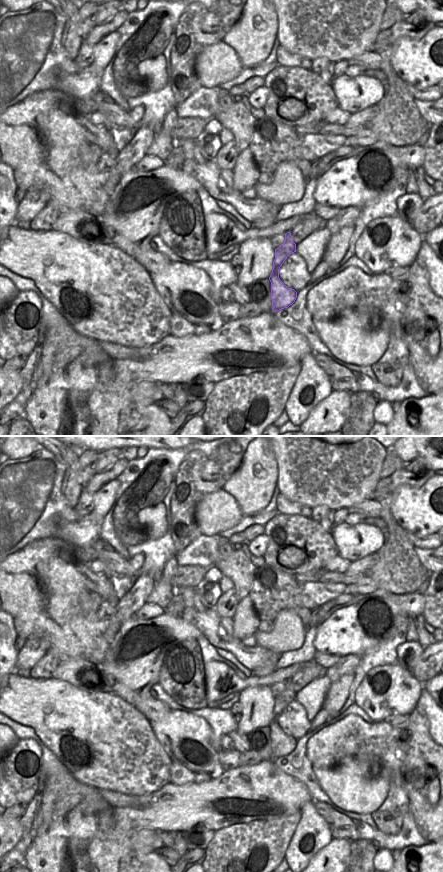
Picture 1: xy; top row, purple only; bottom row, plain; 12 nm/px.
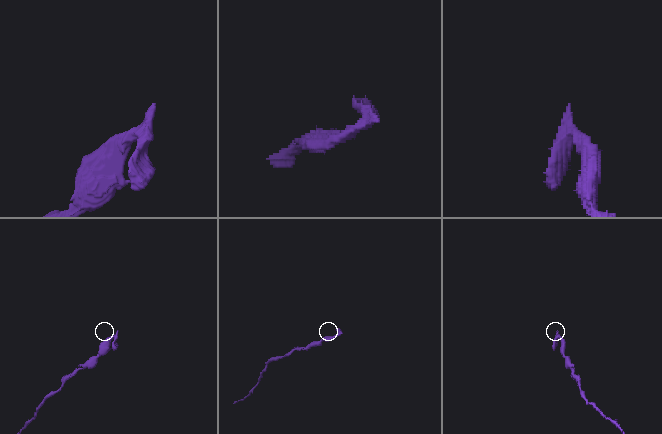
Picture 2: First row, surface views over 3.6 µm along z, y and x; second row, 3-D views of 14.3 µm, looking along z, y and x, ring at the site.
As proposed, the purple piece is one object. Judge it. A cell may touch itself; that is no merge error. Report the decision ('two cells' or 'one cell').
one cell

